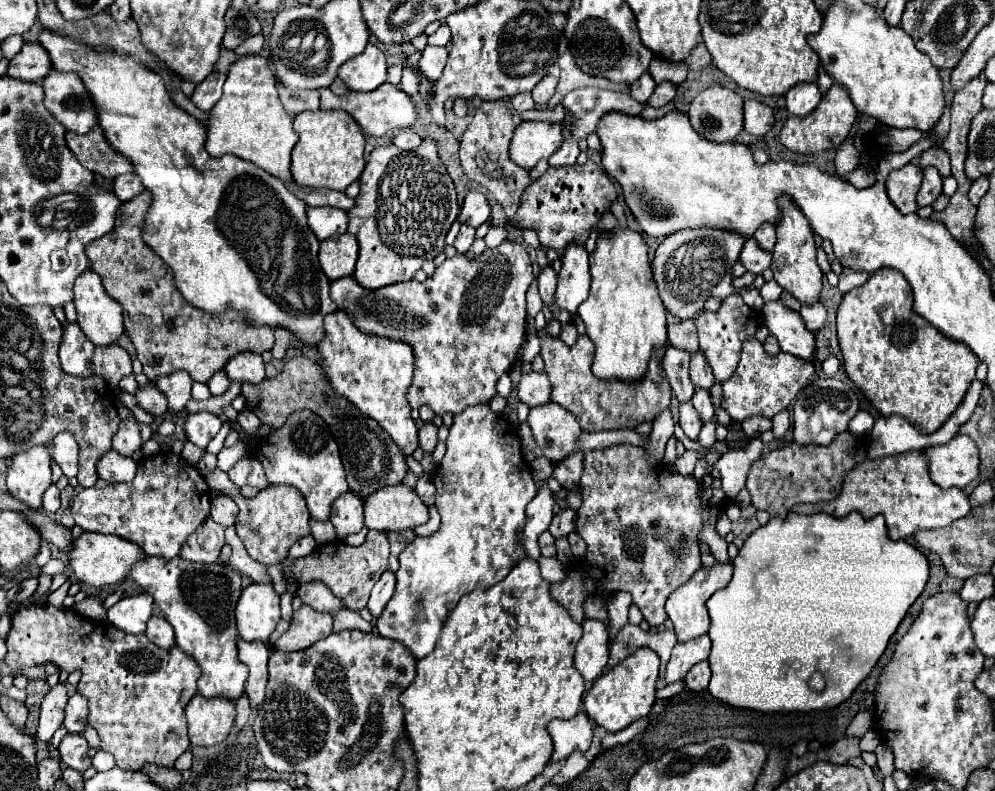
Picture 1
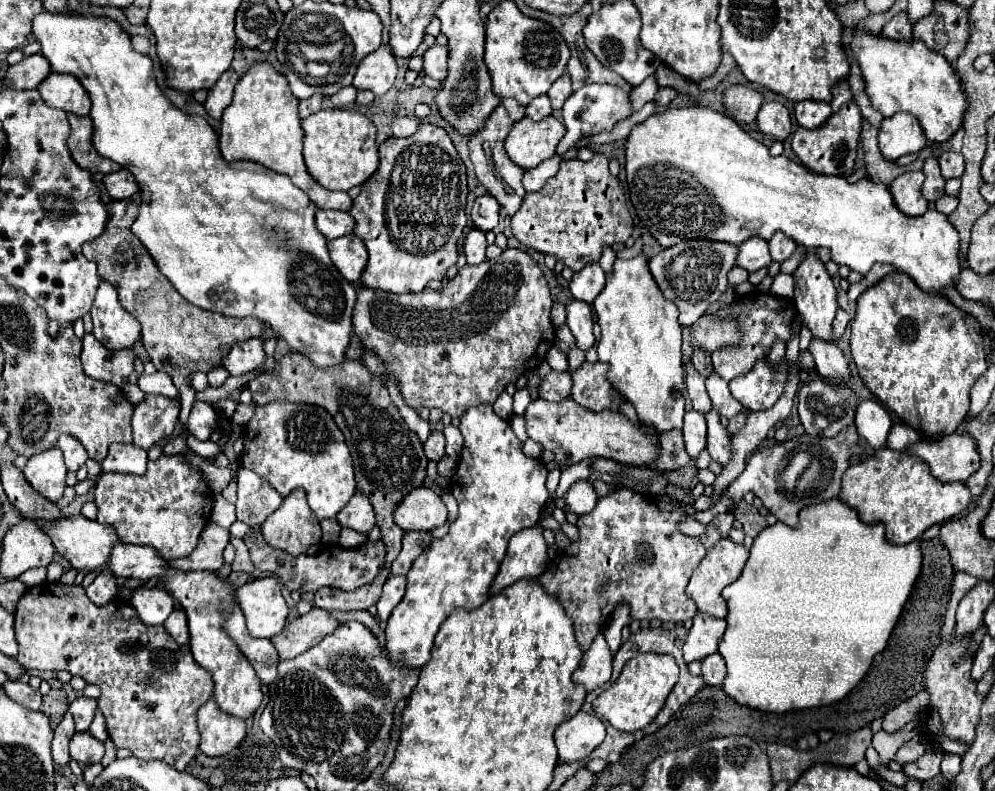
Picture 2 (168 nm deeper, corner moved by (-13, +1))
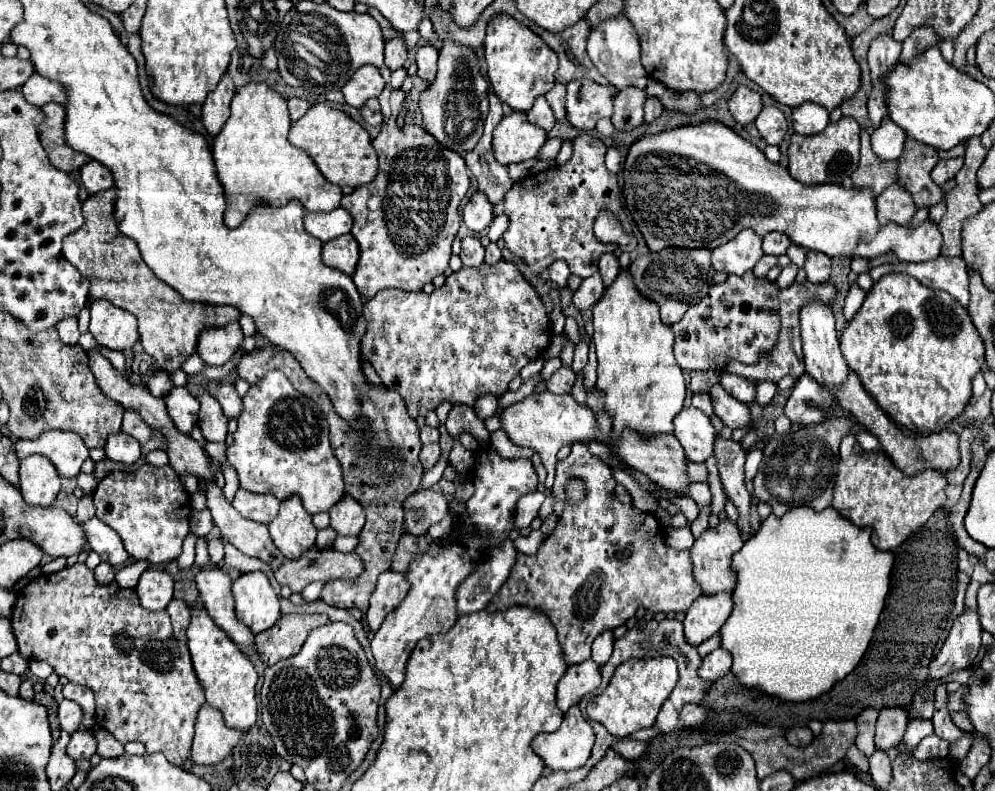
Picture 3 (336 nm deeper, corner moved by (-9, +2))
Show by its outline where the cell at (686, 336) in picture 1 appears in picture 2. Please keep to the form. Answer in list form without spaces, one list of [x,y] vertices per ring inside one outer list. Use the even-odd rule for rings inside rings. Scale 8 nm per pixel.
[[[695,353],[693,357],[691,357],[691,361],[693,361],[693,367],[697,369],[697,373],[705,379],[705,377],[709,377],[709,373],[713,373],[713,365],[711,365],[711,357],[705,353]]]

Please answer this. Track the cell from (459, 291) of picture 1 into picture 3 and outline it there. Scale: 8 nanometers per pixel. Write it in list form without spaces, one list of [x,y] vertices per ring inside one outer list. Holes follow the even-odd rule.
[[[501,260],[497,264],[481,264],[477,268],[461,268],[459,272],[453,272],[445,284],[437,290],[433,290],[429,296],[425,292],[405,292],[405,290],[381,290],[375,298],[367,300],[365,306],[363,306],[363,318],[367,322],[367,330],[361,338],[361,354],[373,364],[375,372],[379,374],[381,382],[387,386],[387,388],[393,388],[401,394],[401,398],[405,400],[407,404],[407,410],[413,418],[417,416],[425,416],[427,410],[431,408],[437,408],[441,402],[451,402],[453,406],[455,404],[465,404],[465,406],[475,406],[475,402],[485,396],[485,394],[495,394],[495,396],[501,396],[503,392],[507,392],[507,384],[519,376],[521,368],[525,364],[529,364],[531,360],[537,360],[539,356],[543,356],[543,352],[547,350],[549,342],[551,342],[551,332],[549,332],[549,318],[547,318],[547,310],[545,310],[545,304],[541,300],[541,296],[535,292],[535,288],[525,280],[525,276],[519,272],[519,268],[513,264],[513,262],[507,262],[507,260]]]

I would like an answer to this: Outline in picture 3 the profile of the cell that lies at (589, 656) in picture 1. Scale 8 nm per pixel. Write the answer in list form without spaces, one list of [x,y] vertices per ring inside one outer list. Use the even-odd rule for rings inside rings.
[[[593,658],[581,664],[569,666],[557,684],[557,706],[563,712],[567,712],[585,694],[591,694],[593,690],[597,690],[599,684],[601,684],[601,672],[599,672],[599,666],[593,662]]]

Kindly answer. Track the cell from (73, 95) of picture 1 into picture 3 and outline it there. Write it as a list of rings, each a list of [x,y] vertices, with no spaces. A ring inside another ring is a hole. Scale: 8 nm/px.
[[[33,74],[21,88],[25,100],[35,106],[45,106],[49,102],[65,104],[65,88],[59,82],[53,82],[49,78],[43,78],[39,74]]]

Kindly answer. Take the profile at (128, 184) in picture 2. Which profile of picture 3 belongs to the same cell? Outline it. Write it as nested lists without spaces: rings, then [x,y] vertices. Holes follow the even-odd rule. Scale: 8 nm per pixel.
[[[89,160],[81,168],[81,180],[83,180],[83,186],[87,188],[89,194],[97,194],[107,188],[113,188],[113,172],[109,172],[107,166],[103,166],[95,160]]]

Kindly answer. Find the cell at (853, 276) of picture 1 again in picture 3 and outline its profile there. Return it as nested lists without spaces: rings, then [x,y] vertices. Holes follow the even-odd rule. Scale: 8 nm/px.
[[[939,256],[931,262],[897,262],[897,264],[881,264],[869,270],[873,282],[877,282],[883,274],[903,272],[917,278],[923,286],[945,290],[953,298],[967,306],[969,302],[969,280],[967,280],[967,266],[961,258],[945,258]]]

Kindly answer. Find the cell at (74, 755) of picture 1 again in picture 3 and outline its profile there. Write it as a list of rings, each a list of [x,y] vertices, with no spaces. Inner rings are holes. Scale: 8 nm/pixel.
[[[77,730],[71,734],[67,752],[73,760],[89,760],[97,752],[97,740],[91,730]]]

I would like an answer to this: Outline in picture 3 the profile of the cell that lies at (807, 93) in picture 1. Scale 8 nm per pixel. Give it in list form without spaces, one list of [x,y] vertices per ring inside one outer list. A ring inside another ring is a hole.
[[[805,102],[793,108],[793,130],[797,134],[819,134],[829,124],[829,112],[819,104]]]

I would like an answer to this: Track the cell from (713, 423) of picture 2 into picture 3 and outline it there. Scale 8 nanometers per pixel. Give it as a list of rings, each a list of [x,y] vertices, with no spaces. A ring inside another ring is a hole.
[[[721,436],[715,438],[715,452],[713,456],[717,458],[717,468],[719,468],[719,476],[721,476],[721,484],[727,492],[727,496],[731,498],[731,502],[737,506],[739,510],[739,530],[743,540],[749,538],[749,506],[751,506],[751,494],[745,488],[745,480],[743,480],[743,464],[745,464],[745,456],[747,452],[743,450],[743,446],[735,440],[725,440]]]

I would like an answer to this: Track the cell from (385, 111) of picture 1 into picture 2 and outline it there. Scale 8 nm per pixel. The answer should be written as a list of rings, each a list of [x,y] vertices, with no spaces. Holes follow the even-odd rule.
[[[349,85],[349,87],[345,87],[345,89],[339,89],[339,91],[337,91],[335,95],[331,95],[329,99],[331,99],[333,107],[351,105],[351,103],[355,103],[355,89]]]

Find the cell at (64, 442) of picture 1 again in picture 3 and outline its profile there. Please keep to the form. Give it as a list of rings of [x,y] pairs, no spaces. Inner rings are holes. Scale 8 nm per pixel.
[[[49,430],[37,440],[17,440],[15,450],[19,458],[27,458],[31,454],[47,456],[65,478],[77,476],[81,472],[81,464],[89,458],[89,450],[81,436],[61,430]]]

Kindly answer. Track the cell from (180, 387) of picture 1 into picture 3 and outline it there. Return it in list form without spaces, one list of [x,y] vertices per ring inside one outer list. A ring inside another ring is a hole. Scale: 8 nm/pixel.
[[[127,410],[125,416],[123,416],[123,432],[133,436],[135,440],[139,440],[141,444],[145,444],[151,438],[153,428],[139,416],[139,412]]]

